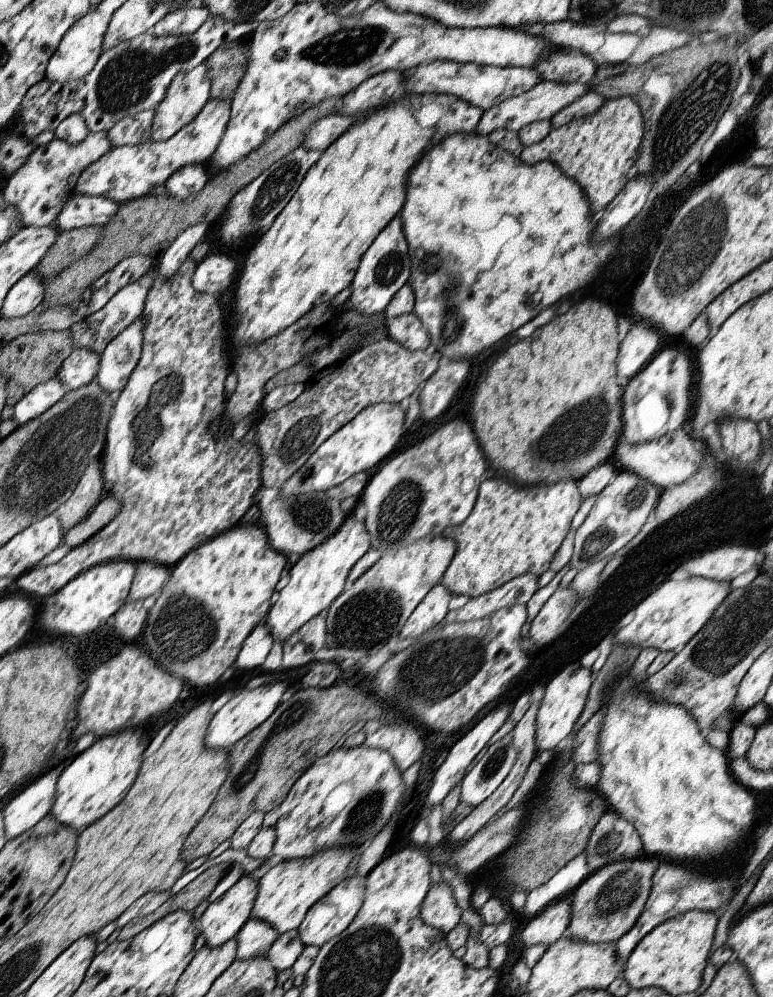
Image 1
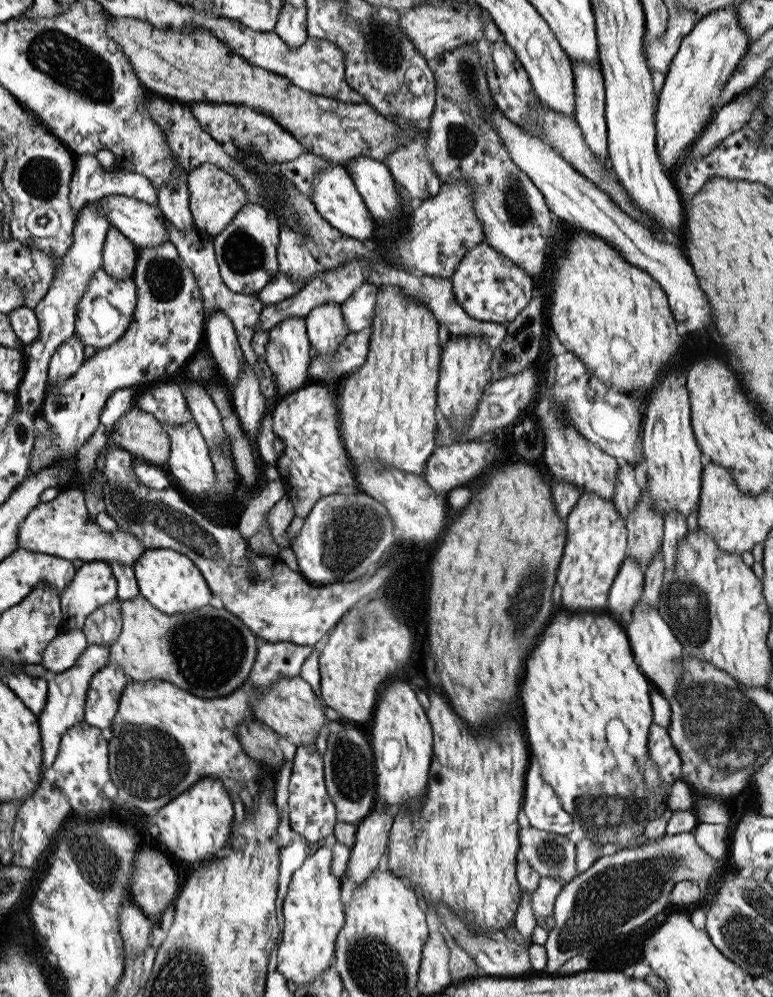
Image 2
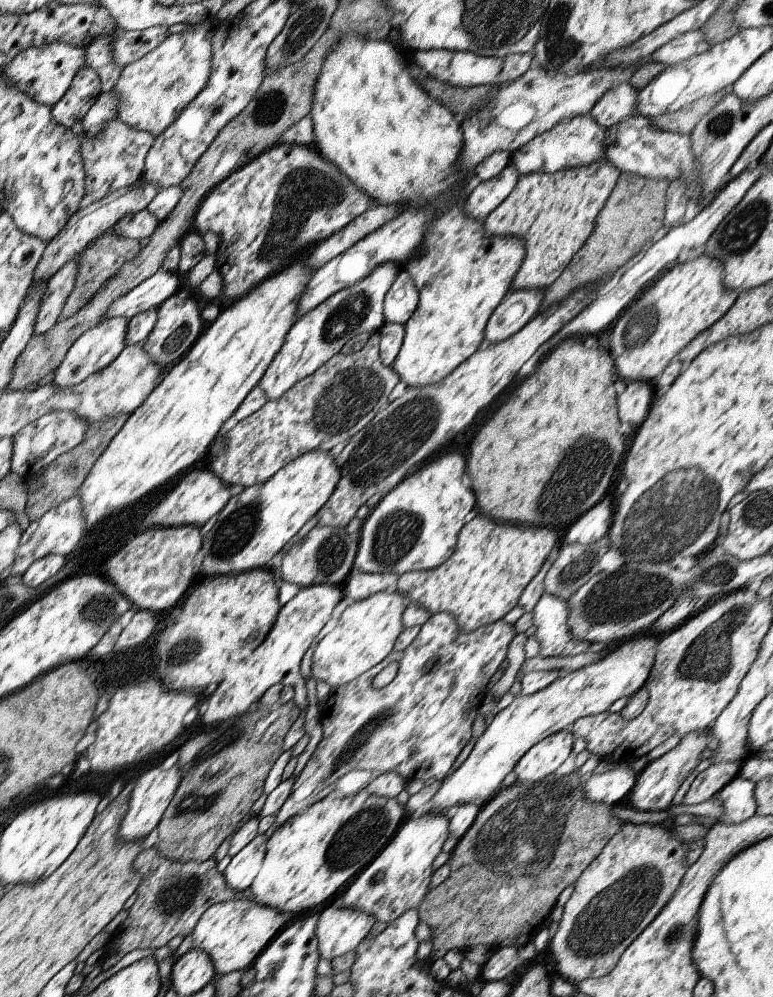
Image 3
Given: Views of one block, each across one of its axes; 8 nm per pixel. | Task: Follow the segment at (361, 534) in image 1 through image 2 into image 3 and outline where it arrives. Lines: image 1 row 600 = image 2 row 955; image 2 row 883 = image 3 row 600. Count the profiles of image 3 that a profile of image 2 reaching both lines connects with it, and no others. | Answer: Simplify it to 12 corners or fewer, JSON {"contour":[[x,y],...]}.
{"contour":[[342,586],[302,587],[220,682],[202,724],[242,716],[278,682],[307,711],[304,654]]}

